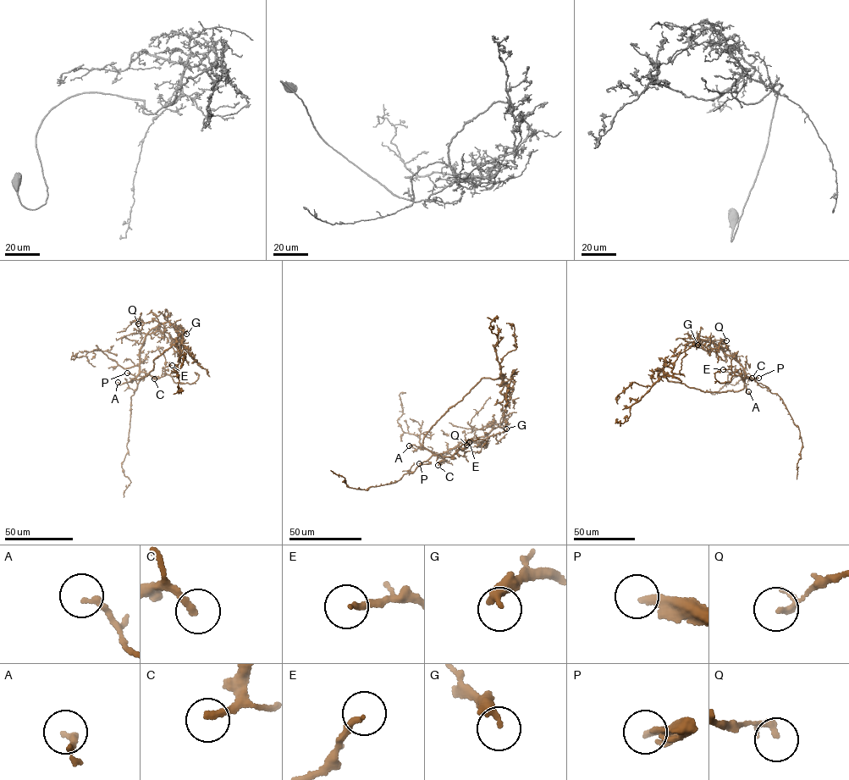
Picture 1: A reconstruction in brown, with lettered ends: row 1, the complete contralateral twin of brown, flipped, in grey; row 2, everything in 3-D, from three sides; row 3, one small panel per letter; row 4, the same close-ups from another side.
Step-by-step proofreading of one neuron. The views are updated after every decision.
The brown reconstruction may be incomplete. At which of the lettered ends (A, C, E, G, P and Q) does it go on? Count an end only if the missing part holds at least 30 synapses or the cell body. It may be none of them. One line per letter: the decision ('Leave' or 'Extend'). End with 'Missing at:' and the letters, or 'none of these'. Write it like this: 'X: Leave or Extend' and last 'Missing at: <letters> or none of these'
A: Leave
C: Leave
E: Leave
G: Extend
P: Extend
Q: Leave
Missing at: G, P

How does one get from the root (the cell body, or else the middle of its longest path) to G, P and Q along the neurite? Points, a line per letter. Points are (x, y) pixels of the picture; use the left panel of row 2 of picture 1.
G: (135, 378), (139, 373), (140, 353), (147, 334), (166, 331), (171, 342), (186, 334)
P: (135, 378), (140, 373), (135, 376), (127, 373)
Q: (135, 378), (131, 382), (139, 372), (140, 356), (146, 336), (161, 323), (153, 320), (138, 323)

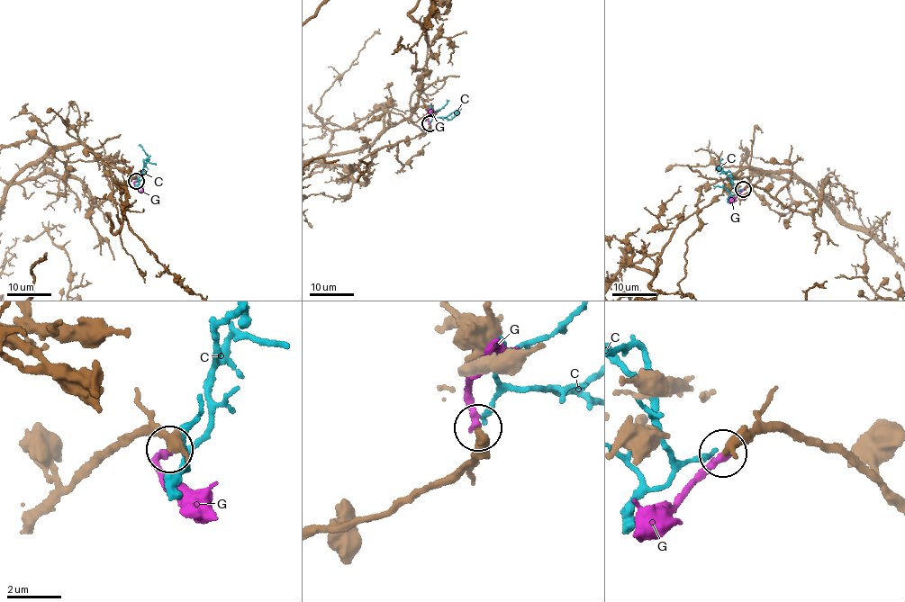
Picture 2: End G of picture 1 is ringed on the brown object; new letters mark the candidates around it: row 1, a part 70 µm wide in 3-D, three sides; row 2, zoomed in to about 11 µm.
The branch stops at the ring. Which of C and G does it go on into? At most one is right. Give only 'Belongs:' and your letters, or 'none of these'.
Belongs: G

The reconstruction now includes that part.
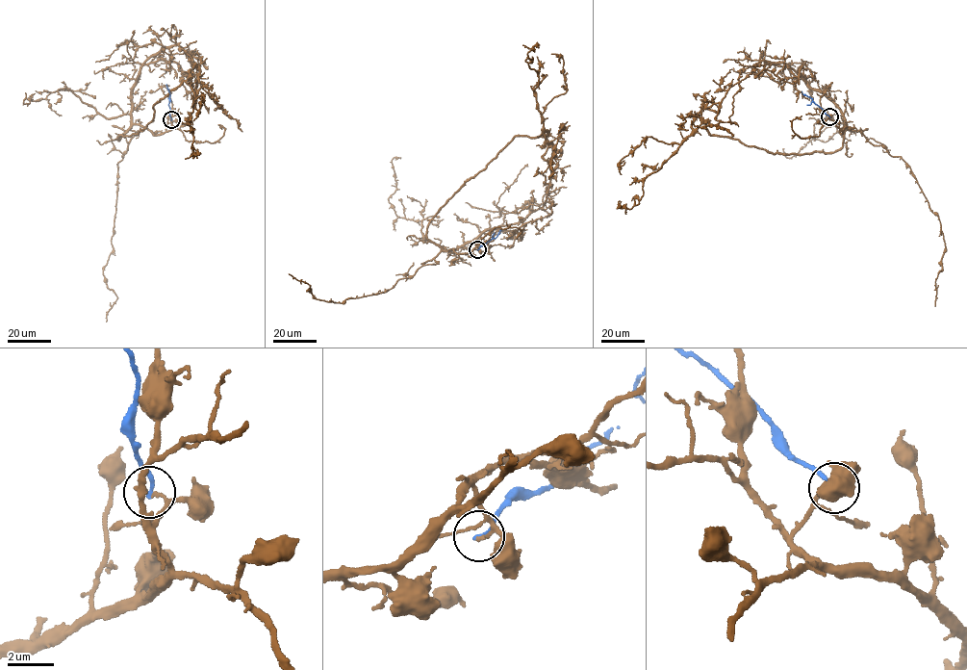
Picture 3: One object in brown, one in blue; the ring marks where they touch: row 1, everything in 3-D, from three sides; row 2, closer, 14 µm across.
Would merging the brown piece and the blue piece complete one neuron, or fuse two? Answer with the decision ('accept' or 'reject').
reject

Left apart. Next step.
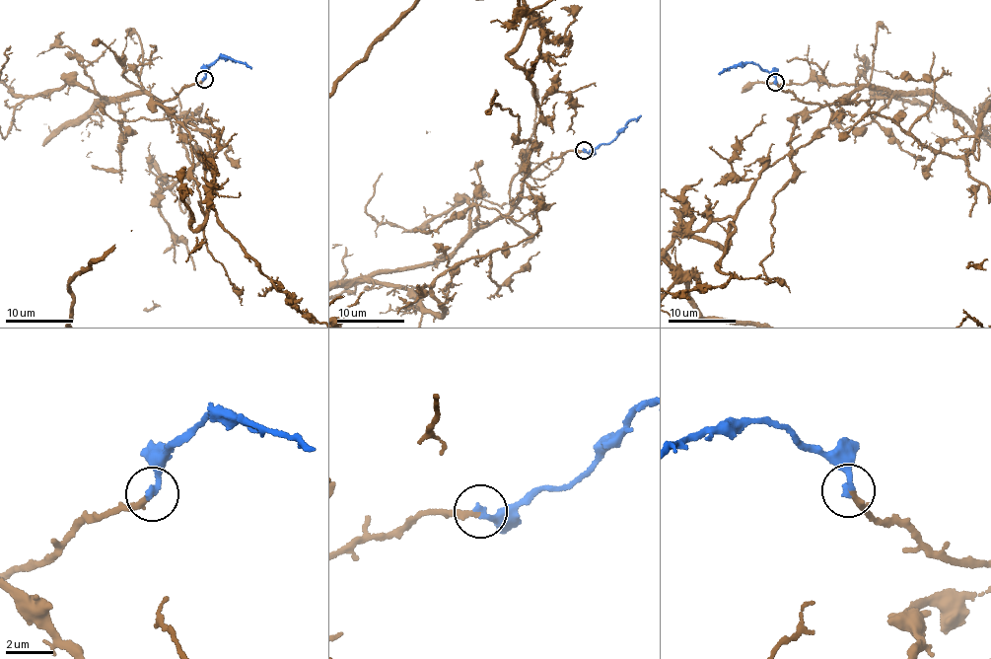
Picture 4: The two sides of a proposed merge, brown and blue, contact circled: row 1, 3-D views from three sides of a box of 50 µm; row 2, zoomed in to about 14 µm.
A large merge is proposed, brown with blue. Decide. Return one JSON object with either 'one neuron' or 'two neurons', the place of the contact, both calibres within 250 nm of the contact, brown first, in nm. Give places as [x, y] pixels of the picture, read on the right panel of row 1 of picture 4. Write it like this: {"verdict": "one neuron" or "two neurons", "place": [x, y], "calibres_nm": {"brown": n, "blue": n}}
{"verdict": "one neuron", "place": [775, 82], "calibres_nm": {"brown": 260, "blue": 280}}

